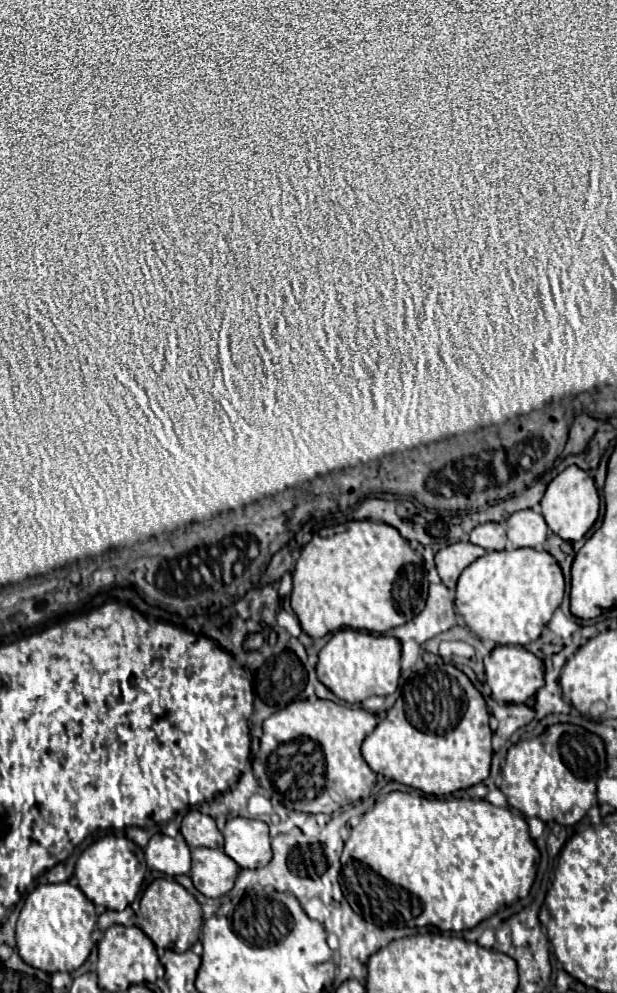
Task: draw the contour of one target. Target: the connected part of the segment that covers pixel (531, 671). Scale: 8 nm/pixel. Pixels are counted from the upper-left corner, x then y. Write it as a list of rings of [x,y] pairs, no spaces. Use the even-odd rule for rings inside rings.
[[[495,646],[485,658],[485,680],[495,700],[523,704],[543,686],[543,662],[523,646]]]

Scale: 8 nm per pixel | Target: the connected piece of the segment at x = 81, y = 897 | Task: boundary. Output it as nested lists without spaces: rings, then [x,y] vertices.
[[[69,882],[41,884],[25,898],[17,920],[15,937],[19,956],[43,972],[73,972],[89,958],[95,924],[95,906],[77,886]]]

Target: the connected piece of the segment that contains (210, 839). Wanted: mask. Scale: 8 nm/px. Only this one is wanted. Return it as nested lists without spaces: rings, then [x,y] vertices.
[[[189,810],[181,824],[181,834],[191,848],[223,848],[223,836],[217,830],[217,824],[211,816],[201,814],[199,810]]]

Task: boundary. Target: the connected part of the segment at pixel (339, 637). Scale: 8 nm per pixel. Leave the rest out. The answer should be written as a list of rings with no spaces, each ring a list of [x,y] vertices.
[[[339,630],[321,648],[317,662],[319,680],[341,700],[355,704],[367,696],[393,694],[401,670],[401,644],[393,636],[375,636],[359,630]]]

